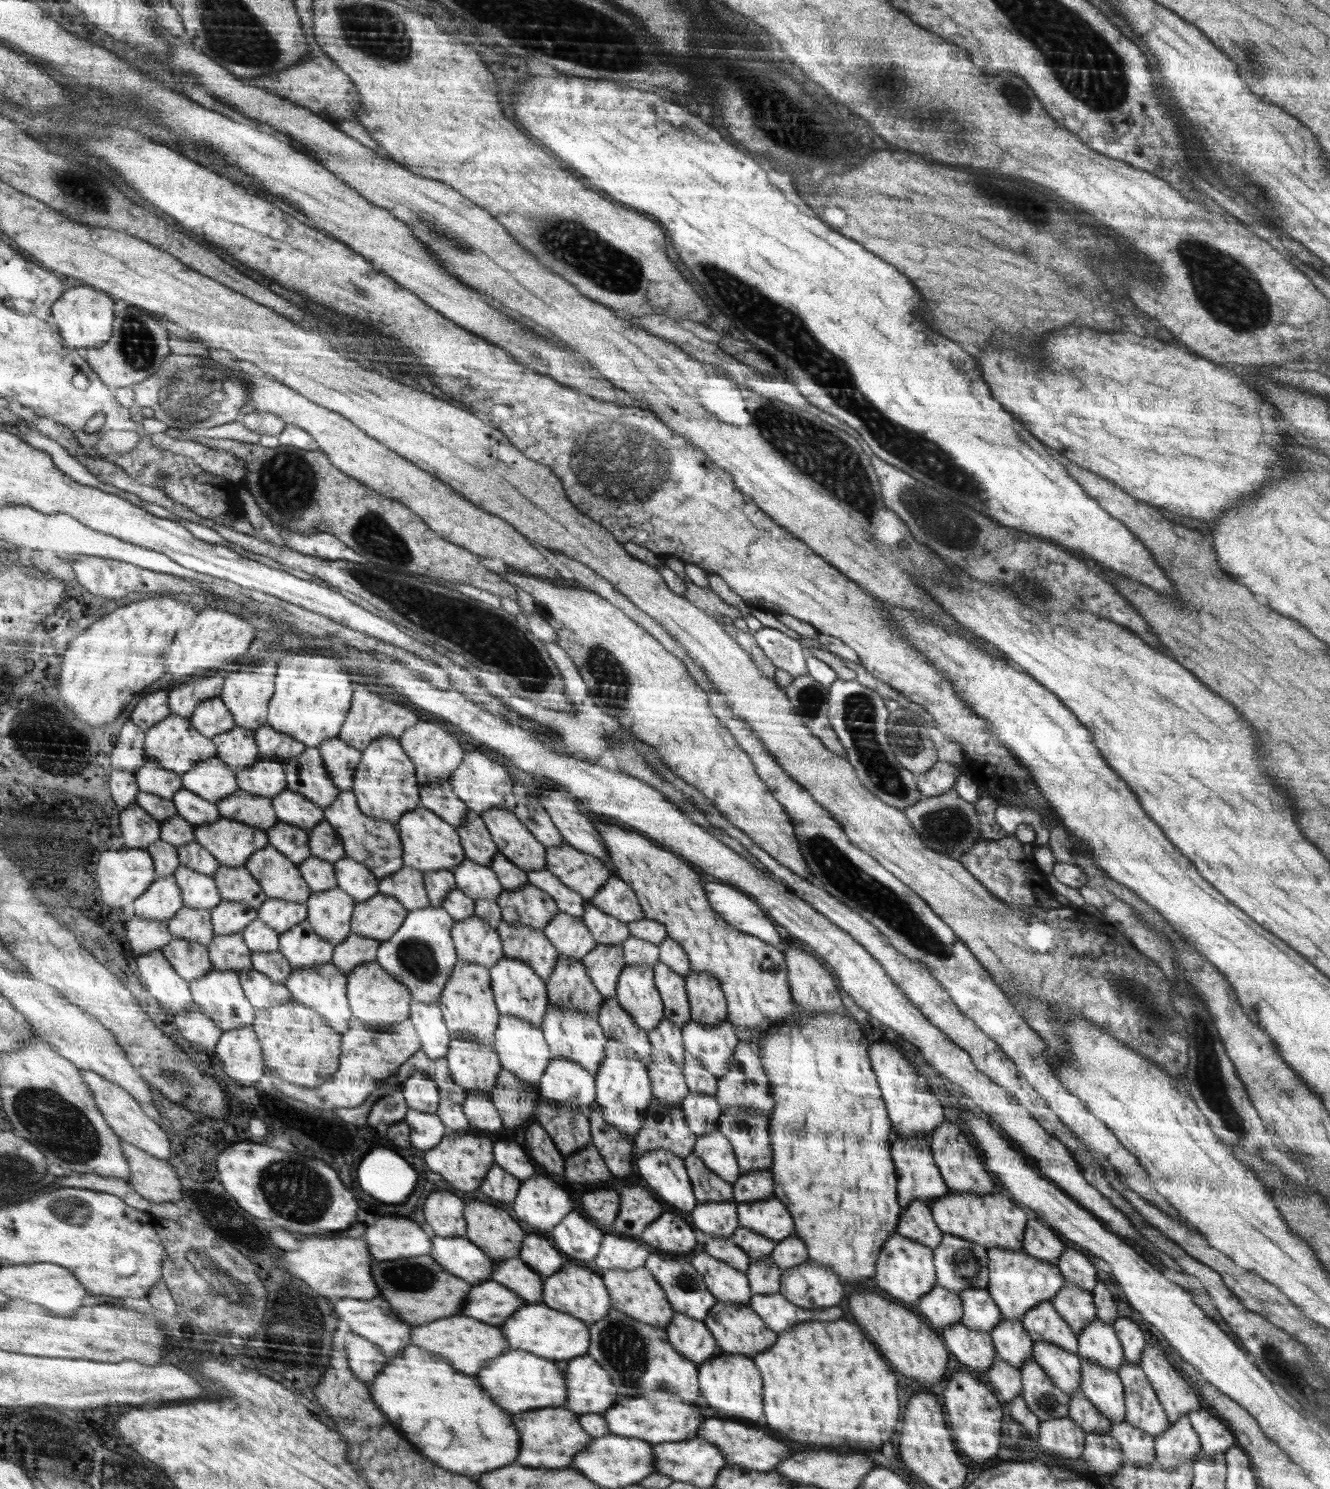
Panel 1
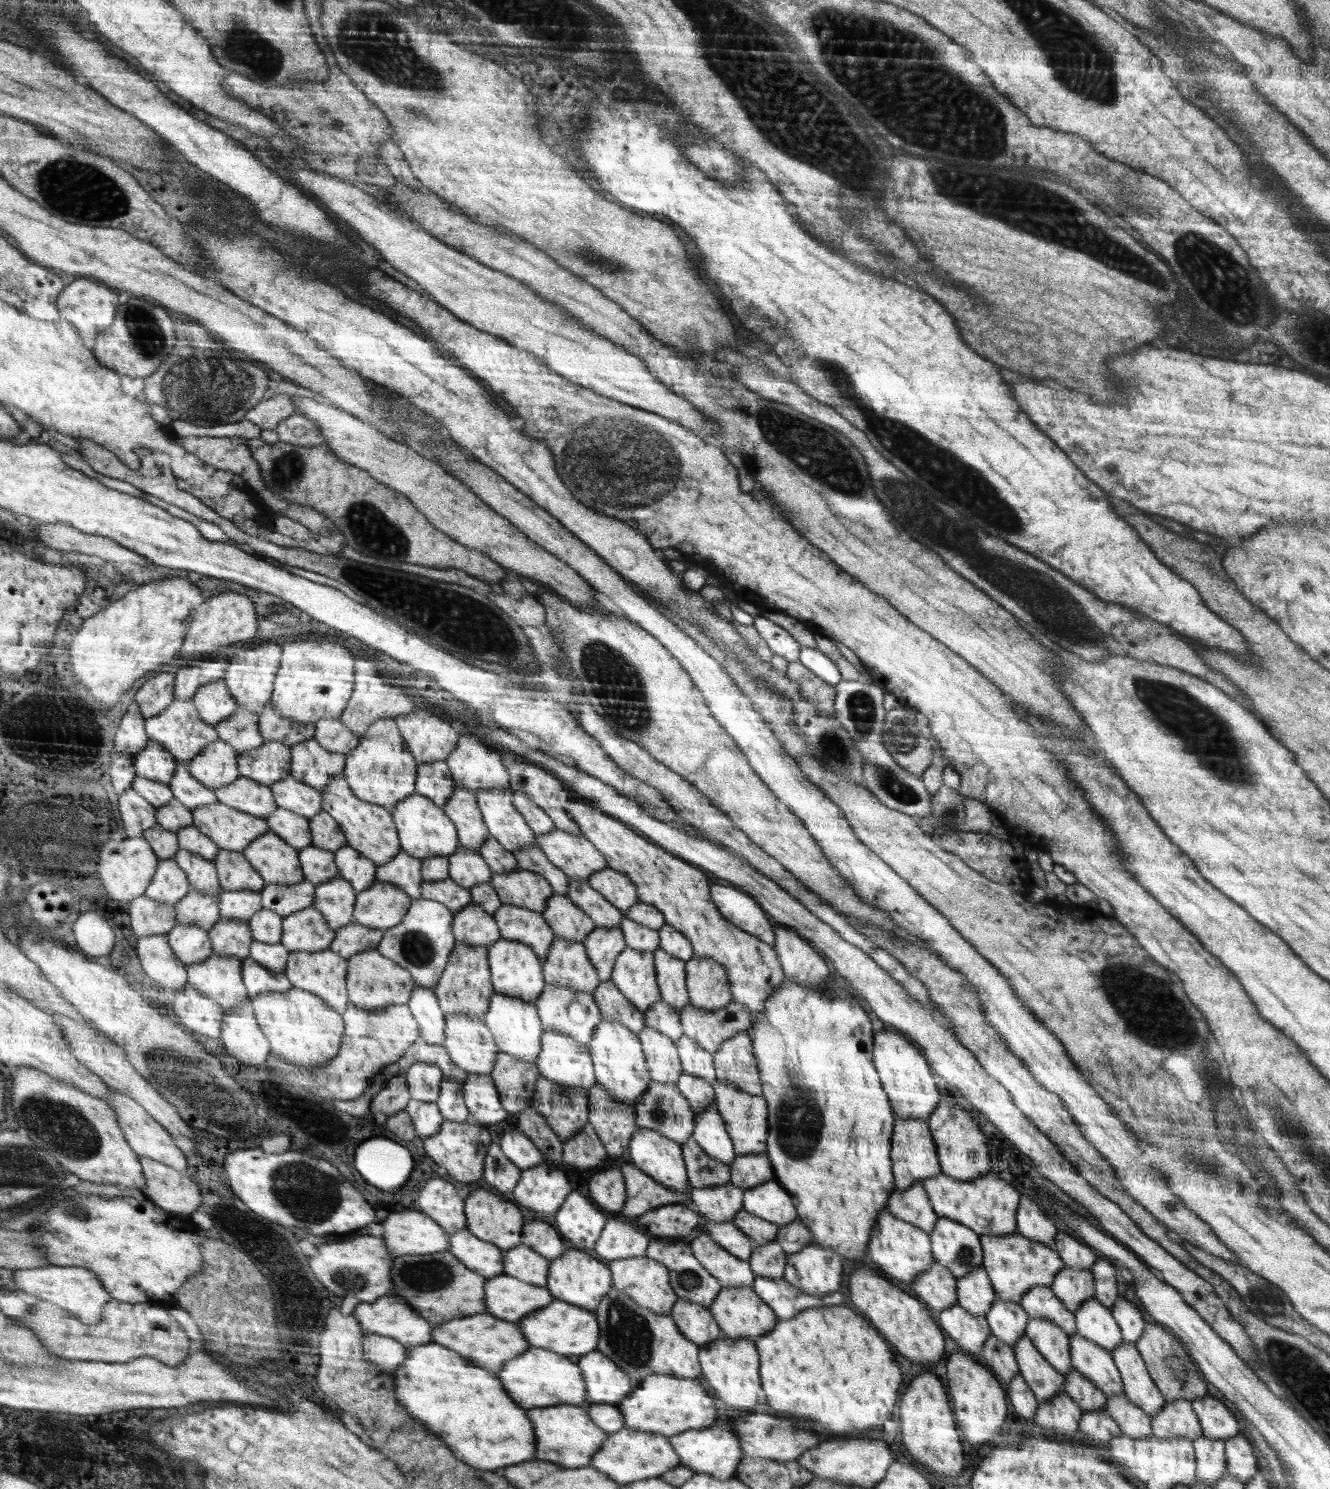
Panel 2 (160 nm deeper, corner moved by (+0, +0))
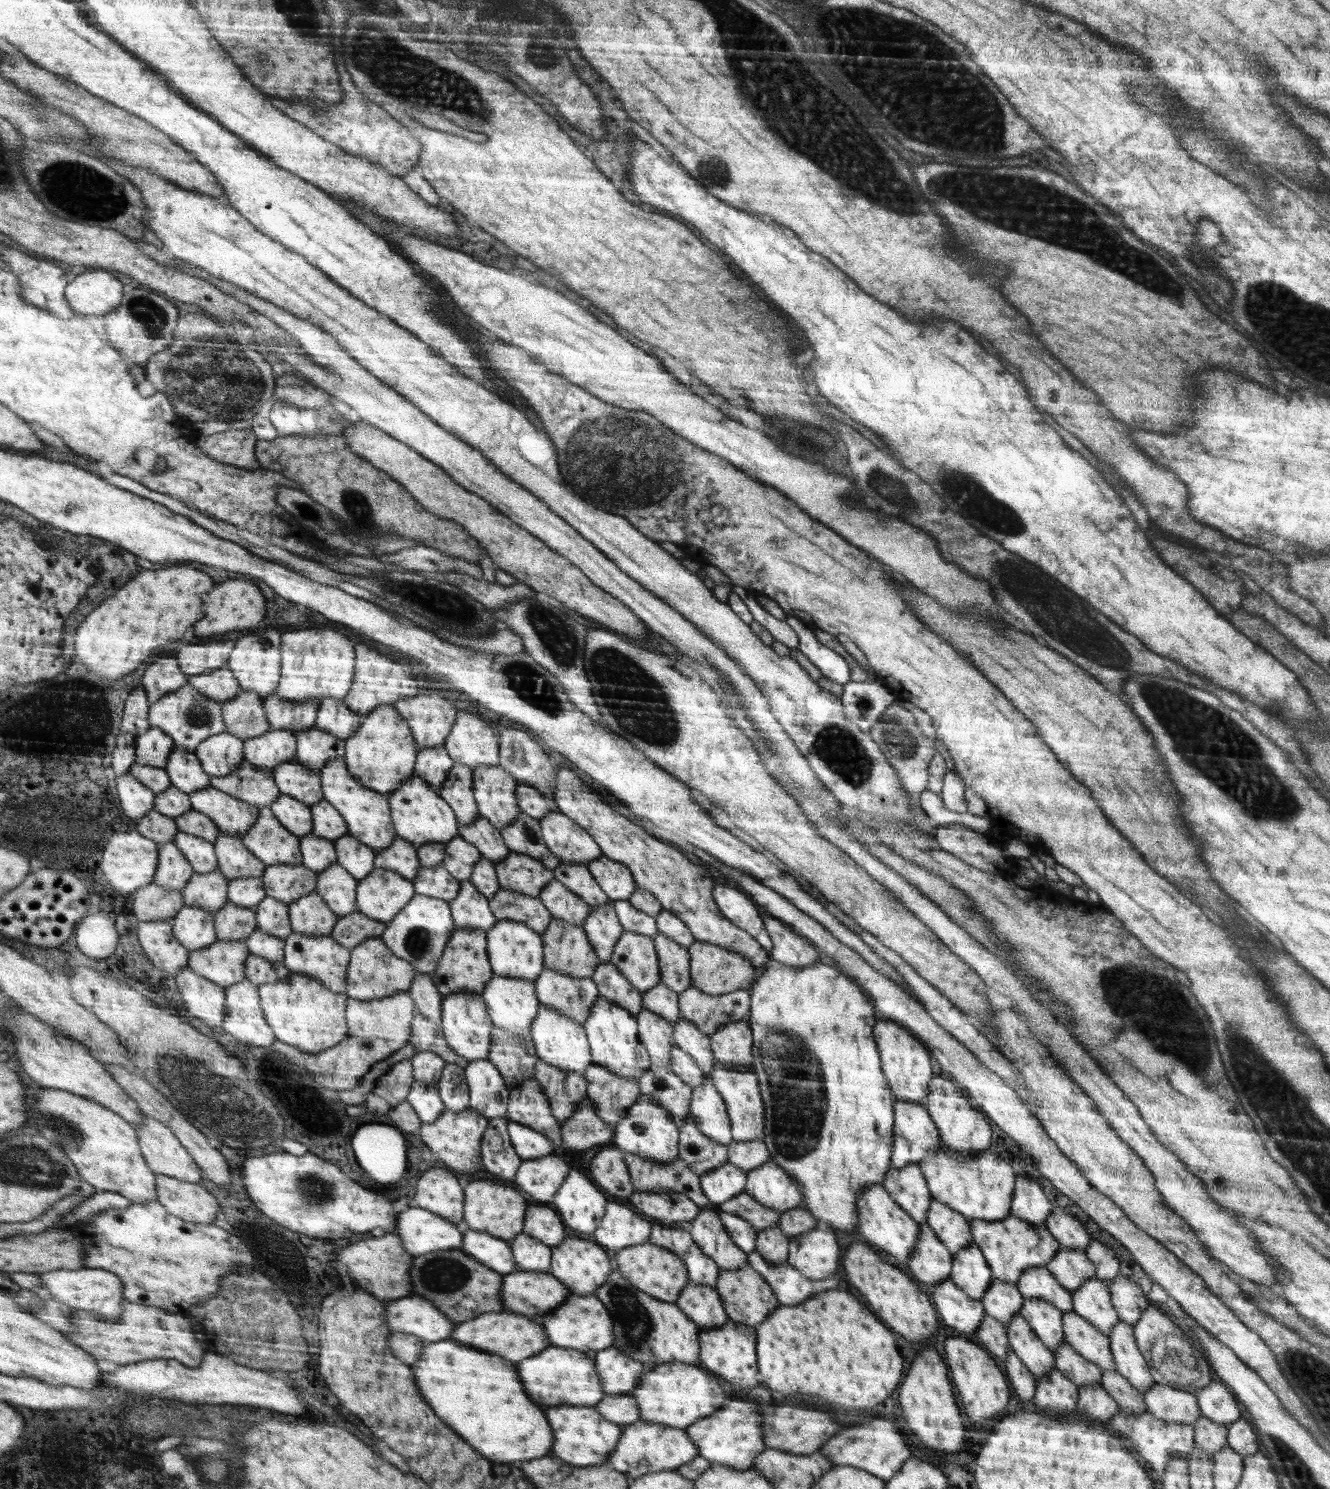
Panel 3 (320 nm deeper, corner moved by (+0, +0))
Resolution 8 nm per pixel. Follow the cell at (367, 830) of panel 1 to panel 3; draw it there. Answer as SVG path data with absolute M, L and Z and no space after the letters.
M334 757L319 770L321 774L321 787L323 799L332 803L332 806L343 815L344 822L350 829L350 834L369 846L370 850L380 852L386 850L396 840L392 820L390 820L390 808L388 808L388 797L380 794L380 791L372 790L358 782L357 778L349 770L343 757Z

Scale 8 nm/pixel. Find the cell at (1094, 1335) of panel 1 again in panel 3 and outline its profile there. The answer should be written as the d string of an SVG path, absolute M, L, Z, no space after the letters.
M1096 1276L1090 1277L1072 1293L1072 1298L1076 1314L1088 1321L1088 1324L1092 1324L1100 1334L1109 1338L1112 1328L1120 1320L1104 1282Z

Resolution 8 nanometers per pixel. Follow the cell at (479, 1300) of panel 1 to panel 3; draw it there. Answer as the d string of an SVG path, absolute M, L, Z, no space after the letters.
M516 1270L504 1275L503 1311L530 1318L544 1318L570 1296L567 1286L549 1271Z

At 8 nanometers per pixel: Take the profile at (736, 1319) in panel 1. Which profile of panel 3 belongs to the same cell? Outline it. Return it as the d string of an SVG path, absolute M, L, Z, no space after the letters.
M749 1262L736 1270L720 1271L715 1288L722 1298L728 1318L744 1326L760 1326L780 1306L772 1286Z

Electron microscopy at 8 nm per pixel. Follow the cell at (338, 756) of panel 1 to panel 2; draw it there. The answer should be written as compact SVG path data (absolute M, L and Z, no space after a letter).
M340 717L316 722L314 737L324 748L344 756L359 743L359 736L347 727Z

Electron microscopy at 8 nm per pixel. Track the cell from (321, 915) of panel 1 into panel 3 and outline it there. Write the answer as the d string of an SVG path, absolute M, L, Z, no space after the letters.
M337 862L317 874L316 894L340 917L358 909L356 877Z

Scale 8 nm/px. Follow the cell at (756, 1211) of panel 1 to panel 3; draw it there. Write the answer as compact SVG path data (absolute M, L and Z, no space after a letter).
M772 1159L747 1172L745 1191L779 1214L795 1209L804 1200L799 1180Z

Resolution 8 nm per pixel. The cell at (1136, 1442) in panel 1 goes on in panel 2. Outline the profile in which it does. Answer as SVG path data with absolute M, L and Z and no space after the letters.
M1124 1393L1109 1396L1104 1409L1118 1423L1122 1435L1136 1440L1153 1435L1150 1417Z

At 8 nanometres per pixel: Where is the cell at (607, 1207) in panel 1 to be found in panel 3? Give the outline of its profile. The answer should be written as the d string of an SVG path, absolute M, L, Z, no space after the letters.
M608 1143L592 1158L591 1166L592 1176L613 1200L627 1203L627 1198L636 1190L627 1166L626 1152L615 1143Z

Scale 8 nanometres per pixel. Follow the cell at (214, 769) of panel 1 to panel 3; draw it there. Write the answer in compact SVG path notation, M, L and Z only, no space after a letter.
M231 732L211 736L196 750L203 767L211 776L223 777L235 773L245 760L244 741Z

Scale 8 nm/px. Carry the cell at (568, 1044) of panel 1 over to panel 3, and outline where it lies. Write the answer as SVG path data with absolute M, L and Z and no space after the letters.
M544 970L535 980L540 1004L583 1023L599 997L592 978L576 978L554 970Z

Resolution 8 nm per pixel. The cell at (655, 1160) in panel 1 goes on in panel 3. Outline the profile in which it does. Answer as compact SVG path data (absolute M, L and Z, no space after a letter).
M639 1095L639 1100L628 1110L627 1116L616 1125L614 1143L626 1153L668 1164L679 1156L679 1128L676 1128L671 1114L666 1109L660 1108L654 1102L654 1098Z

